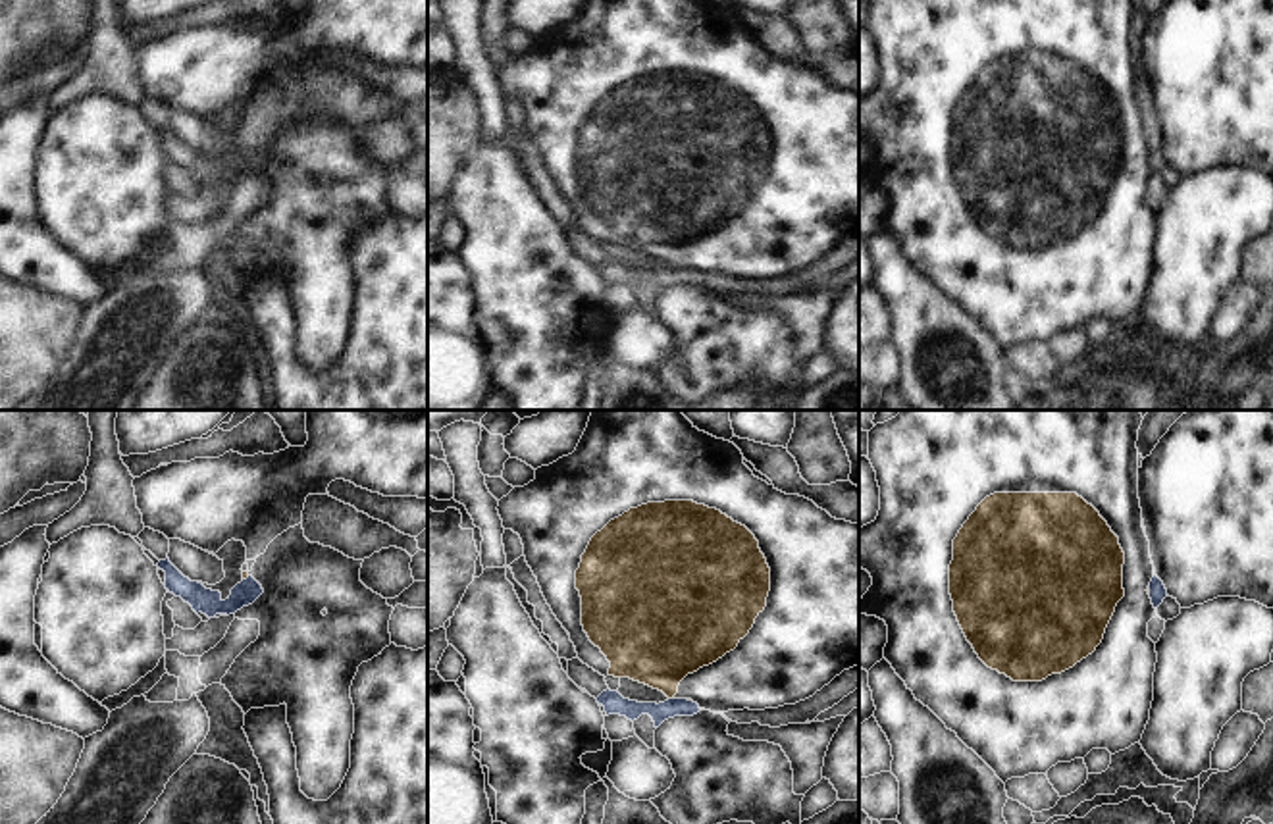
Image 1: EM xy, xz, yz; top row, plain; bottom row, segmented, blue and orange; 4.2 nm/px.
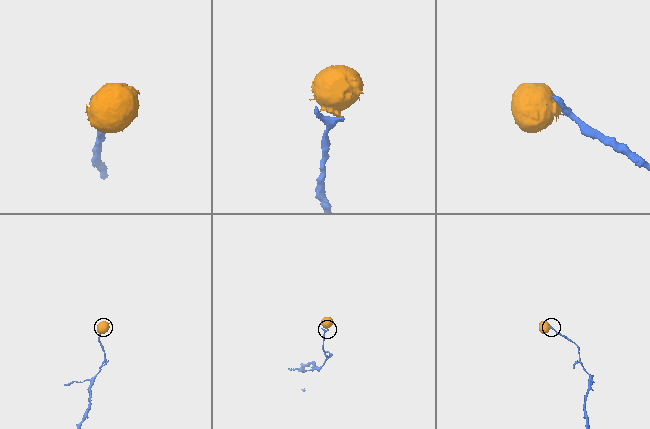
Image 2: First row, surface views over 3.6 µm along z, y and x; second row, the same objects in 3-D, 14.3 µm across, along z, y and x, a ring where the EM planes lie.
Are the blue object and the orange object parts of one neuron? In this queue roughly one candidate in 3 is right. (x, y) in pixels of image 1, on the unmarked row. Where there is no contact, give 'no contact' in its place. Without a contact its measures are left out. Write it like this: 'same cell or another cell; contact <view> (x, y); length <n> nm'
another cell; contact xz (671, 268); length 30 nm

